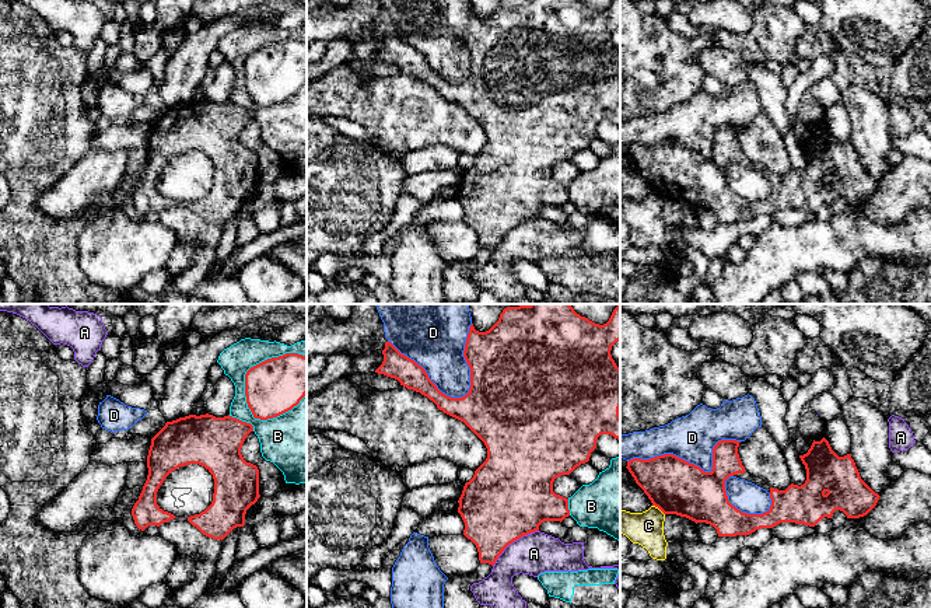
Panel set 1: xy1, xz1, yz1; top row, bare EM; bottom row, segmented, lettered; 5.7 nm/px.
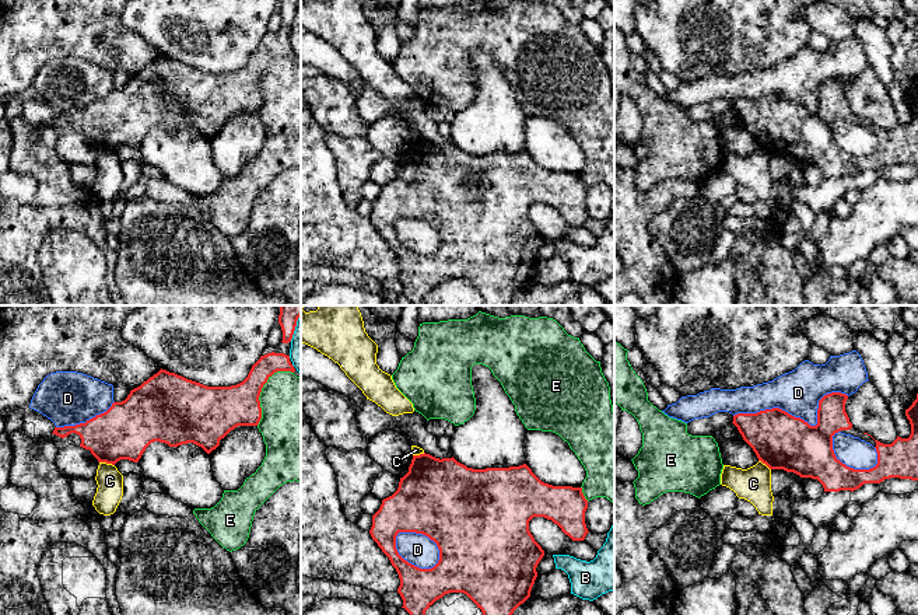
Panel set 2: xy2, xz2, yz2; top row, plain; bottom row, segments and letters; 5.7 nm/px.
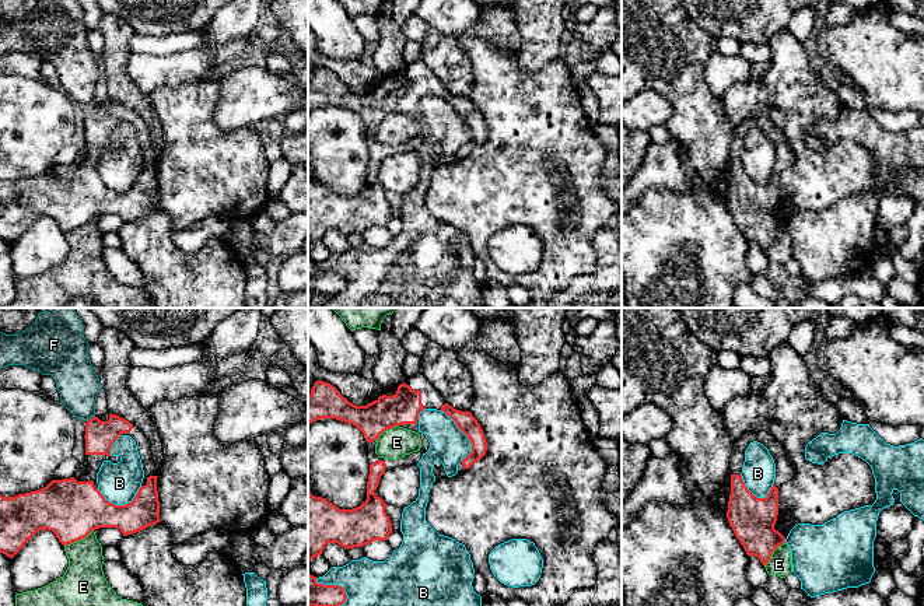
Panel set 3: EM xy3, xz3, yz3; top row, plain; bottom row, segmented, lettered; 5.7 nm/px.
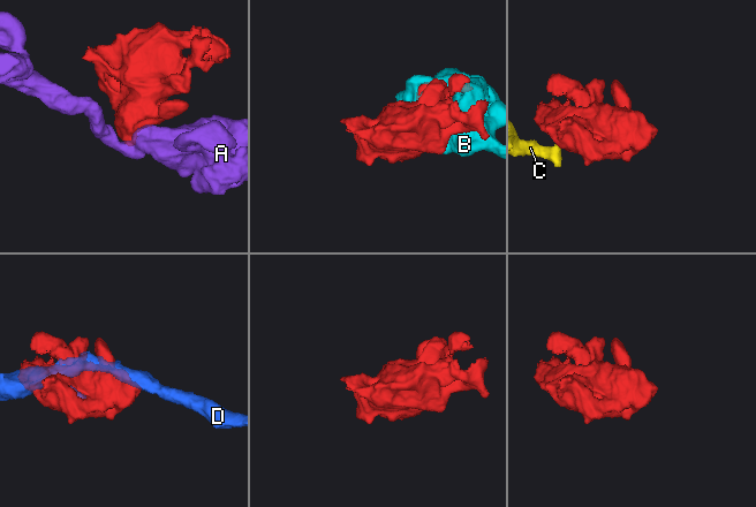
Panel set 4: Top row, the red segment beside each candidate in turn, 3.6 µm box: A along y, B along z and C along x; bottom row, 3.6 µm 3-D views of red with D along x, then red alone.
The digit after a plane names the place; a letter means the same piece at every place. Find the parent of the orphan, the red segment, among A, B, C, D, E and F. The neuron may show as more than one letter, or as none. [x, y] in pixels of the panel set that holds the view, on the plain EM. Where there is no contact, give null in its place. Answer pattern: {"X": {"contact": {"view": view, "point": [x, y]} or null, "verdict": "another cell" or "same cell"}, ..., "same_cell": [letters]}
{"A": {"contact": {"view": "xz1", "point": [513, 227]}, "verdict": "another cell"}, "B": {"contact": {"view": "xy1", "point": [254, 52]}, "verdict": "another cell"}, "C": {"contact": {"view": "xy2", "point": [107, 149]}, "verdict": "another cell"}, "D": {"contact": {"view": "xz1", "point": [427, 63]}, "verdict": "another cell"}, "E": {"contact": {"view": "xy2", "point": [260, 76]}, "verdict": "another cell"}, "F": {"contact": {"view": "xy3", "point": [91, 105]}, "verdict": "another cell"}, "same_cell": []}

